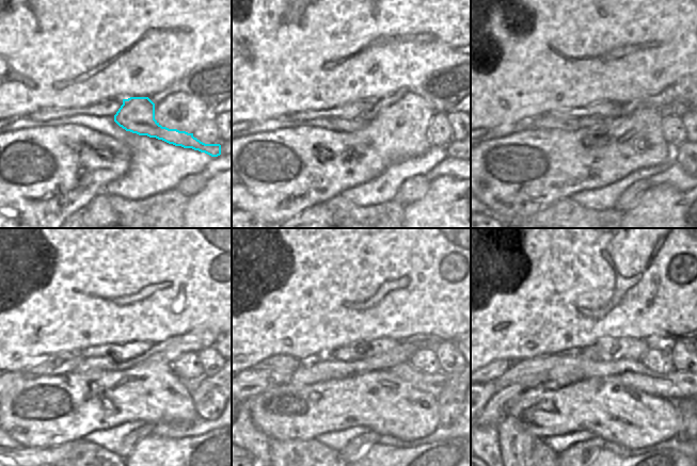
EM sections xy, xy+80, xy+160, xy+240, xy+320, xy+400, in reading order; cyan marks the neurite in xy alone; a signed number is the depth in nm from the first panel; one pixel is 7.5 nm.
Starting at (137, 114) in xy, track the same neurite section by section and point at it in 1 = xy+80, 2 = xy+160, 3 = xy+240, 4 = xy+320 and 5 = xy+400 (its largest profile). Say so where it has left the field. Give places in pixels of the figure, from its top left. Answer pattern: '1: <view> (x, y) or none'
1: xy+80 (354, 124)
2: xy+160 (539, 122)
3: xy+240 (60, 363)
4: xy+320 (285, 364)
5: xy+400 (492, 371)

